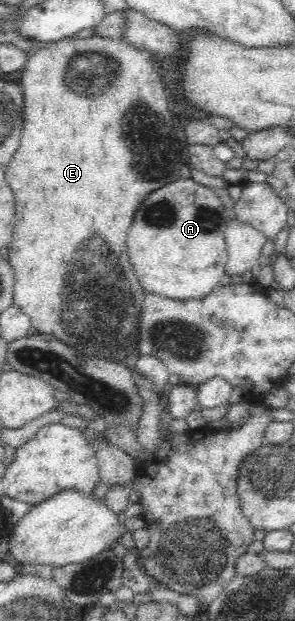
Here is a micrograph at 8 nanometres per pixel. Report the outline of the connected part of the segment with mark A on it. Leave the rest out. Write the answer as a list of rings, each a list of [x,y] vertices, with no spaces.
[[[191,178],[175,179],[158,187],[155,191],[149,191],[149,193],[145,195],[145,200],[142,200],[142,203],[137,205],[137,213],[134,214],[126,240],[130,263],[133,265],[133,270],[135,271],[135,275],[137,275],[137,279],[139,279],[141,285],[145,287],[145,291],[157,293],[159,296],[170,297],[171,299],[201,299],[201,297],[207,296],[215,287],[218,287],[221,277],[224,276],[226,272],[228,248],[226,240],[224,239],[224,232],[232,217],[233,213],[225,208],[225,205],[221,203],[220,198],[211,188],[195,182]]]

